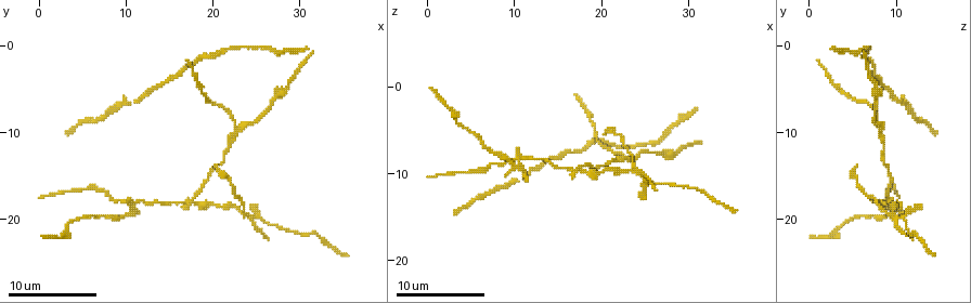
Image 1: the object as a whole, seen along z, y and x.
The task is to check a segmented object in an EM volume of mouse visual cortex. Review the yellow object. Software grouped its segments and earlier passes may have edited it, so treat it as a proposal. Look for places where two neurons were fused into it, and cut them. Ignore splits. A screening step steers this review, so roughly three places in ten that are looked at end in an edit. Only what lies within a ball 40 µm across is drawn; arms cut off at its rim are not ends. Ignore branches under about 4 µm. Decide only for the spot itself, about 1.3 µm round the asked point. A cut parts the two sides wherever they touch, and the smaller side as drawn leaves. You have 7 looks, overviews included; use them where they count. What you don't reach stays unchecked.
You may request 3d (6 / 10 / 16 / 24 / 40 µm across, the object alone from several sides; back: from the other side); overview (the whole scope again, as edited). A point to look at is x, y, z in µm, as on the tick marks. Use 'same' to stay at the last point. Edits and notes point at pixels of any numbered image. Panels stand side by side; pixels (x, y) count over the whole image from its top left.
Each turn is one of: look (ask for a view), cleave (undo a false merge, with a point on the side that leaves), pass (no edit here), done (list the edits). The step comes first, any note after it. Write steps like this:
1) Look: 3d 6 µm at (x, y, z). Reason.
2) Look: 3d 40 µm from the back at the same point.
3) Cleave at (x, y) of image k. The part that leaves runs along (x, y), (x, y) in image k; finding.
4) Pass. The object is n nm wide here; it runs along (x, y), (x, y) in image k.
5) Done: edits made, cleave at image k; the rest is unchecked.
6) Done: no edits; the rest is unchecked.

Look: 3d 16 µm at (17.6, 18.2, 9.4). Looks like a crossing.

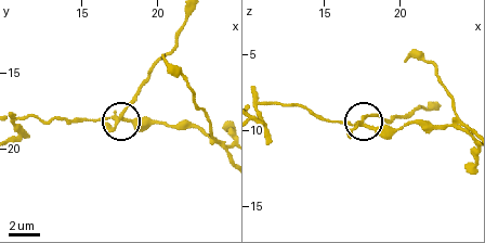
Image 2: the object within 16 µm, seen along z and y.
Cleave at (129, 104) of image 2. The object is 230 nm wide here; a second neuron is stuck on.

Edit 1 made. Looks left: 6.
Look: 3d 10 µm at (23.8, 19.4, 9.2). Three-way junction.

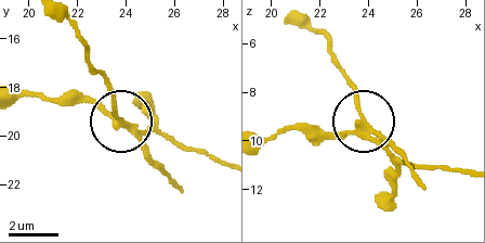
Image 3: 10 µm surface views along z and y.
Cleave at (147, 155) of image 3. The side arm is 9 µm long; 3 arms meet here; a second neuron is stuck on.

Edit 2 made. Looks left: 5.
Look: overview.

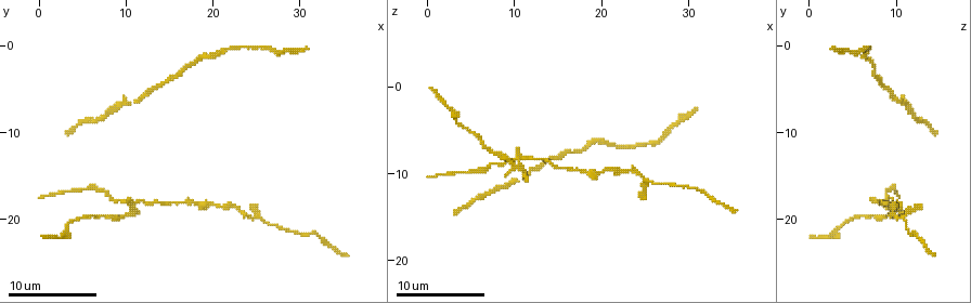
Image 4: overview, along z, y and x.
Look: 3d 6 µm at (10.6, 18.2, 8.6). Four or more arms meet.

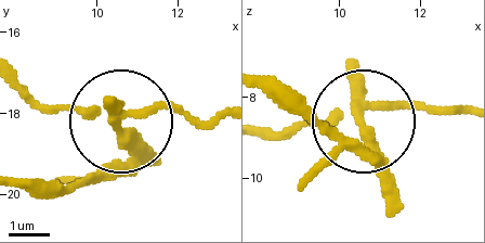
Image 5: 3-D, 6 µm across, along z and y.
Look: 3d 6 µm from the back at (10.50, 18.35, 8.55).

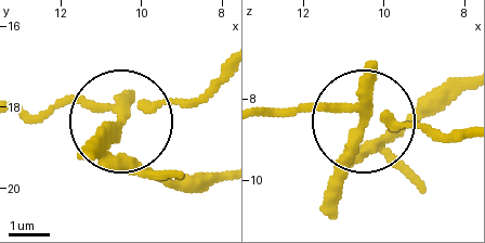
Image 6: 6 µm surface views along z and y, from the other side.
Cleave at (103, 137) of image 6. The object is 250 nm wide here; two neurons meet here.

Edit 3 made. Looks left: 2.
Done: edits made, cleave at image 2, cleave at image 3, cleave at image 6; the rest is unchecked.

